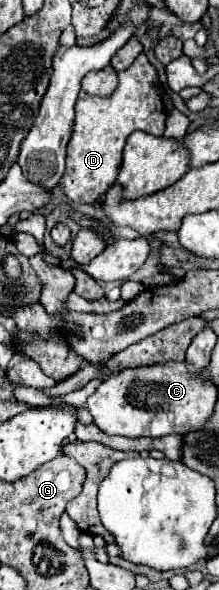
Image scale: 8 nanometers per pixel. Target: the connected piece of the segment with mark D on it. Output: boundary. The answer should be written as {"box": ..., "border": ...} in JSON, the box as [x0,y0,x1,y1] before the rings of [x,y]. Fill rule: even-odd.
{"box":[61,53,167,203],"border":[[[141,53],[139,59],[135,59],[135,63],[127,71],[119,73],[119,87],[115,89],[113,95],[109,95],[105,99],[103,97],[85,97],[85,99],[79,99],[79,103],[77,103],[77,115],[75,115],[75,131],[73,131],[71,143],[67,147],[67,169],[65,169],[63,181],[61,181],[61,185],[65,189],[65,195],[71,201],[81,201],[81,203],[101,201],[101,197],[107,191],[107,187],[111,187],[117,181],[119,167],[123,163],[125,141],[127,141],[127,137],[135,129],[149,131],[151,135],[163,135],[167,113],[163,109],[161,91],[159,91],[157,85],[159,85],[157,69],[149,63],[147,55]]]}

